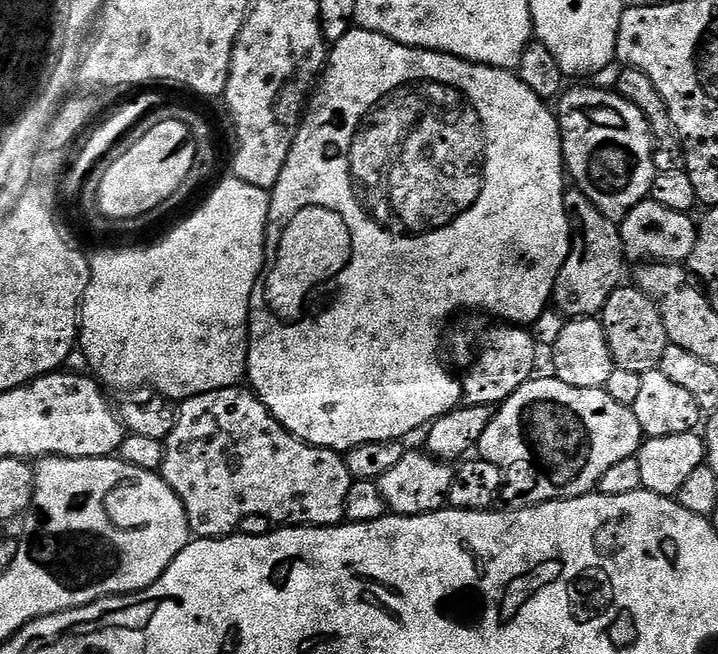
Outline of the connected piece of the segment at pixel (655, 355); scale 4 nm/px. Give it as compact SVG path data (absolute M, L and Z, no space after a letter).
M635 286L616 288L606 302L602 323L615 367L641 373L653 371L659 365L668 345L668 335L660 307L645 292Z

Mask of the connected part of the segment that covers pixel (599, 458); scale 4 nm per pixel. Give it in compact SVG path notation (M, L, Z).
M555 378L540 379L527 380L495 409L478 445L479 459L494 462L504 472L506 496L512 499L513 509L589 495L610 466L637 455L642 443L638 418L632 409L622 406L622 402L614 402L603 388L575 388Z

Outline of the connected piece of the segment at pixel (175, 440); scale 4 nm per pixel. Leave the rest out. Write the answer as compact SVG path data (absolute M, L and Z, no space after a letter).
M244 386L210 390L206 394L191 396L189 400L185 400L179 405L174 430L164 440L162 475L165 482L176 491L178 498L183 502L184 509L188 515L188 526L191 535L196 538L219 538L233 535L239 529L236 527L243 520L250 519L251 516L265 516L266 519L273 520L273 525L276 526L315 526L318 528L335 526L344 520L346 494L350 494L350 486L353 481L350 470L346 466L344 456L341 453L329 448L316 448L313 444L307 444L306 441L300 440L294 434L287 432L270 414L270 410L262 403L260 397Z

